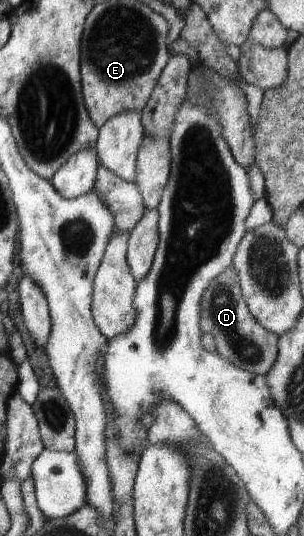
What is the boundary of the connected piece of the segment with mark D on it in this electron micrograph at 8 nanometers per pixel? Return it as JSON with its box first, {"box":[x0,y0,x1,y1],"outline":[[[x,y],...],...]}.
{"box":[199,266,278,376],"outline":[[[232,266],[216,276],[204,290],[200,298],[199,328],[202,335],[208,334],[214,340],[215,353],[240,370],[260,376],[266,376],[272,370],[278,356],[277,336],[263,328],[250,314]]]}

